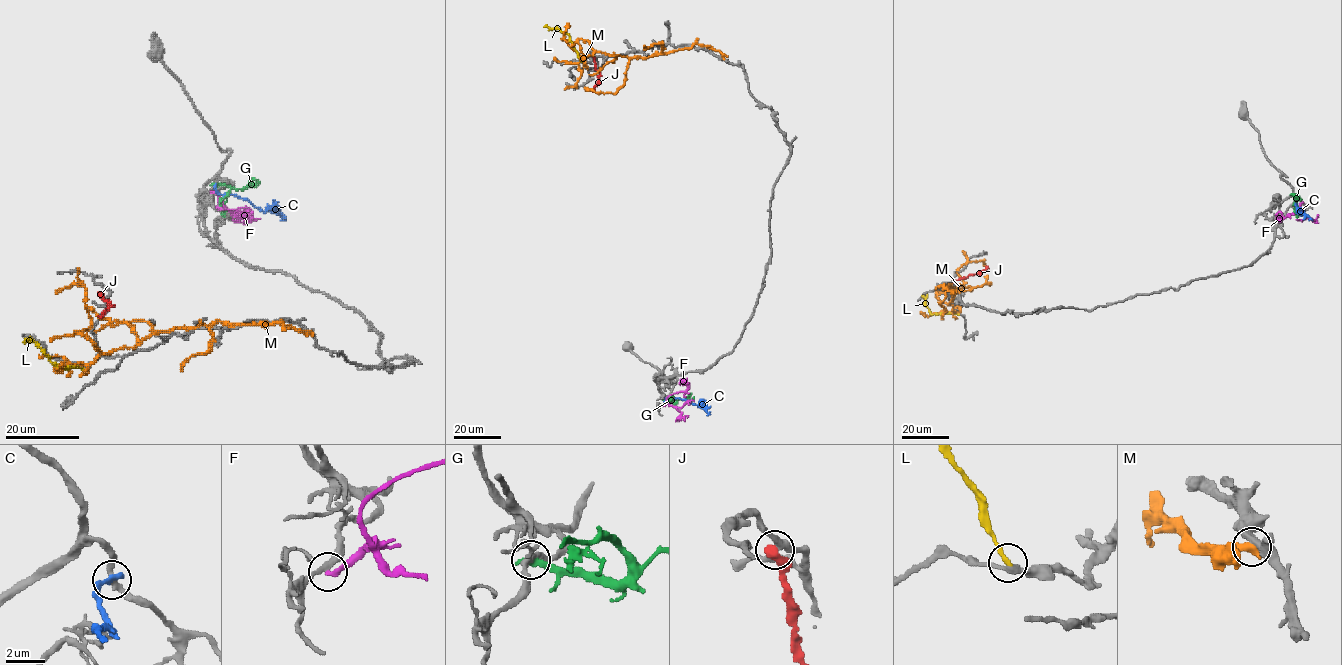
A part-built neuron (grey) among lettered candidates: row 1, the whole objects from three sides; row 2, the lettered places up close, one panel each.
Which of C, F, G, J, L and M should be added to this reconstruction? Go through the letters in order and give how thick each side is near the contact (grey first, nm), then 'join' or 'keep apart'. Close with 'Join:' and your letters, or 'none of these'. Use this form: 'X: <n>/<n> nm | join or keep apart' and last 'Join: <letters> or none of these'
C: 280/380 nm | keep apart
F: 240/280 nm | keep apart
G: 280/380 nm | keep apart
J: 360/550 nm | keep apart
L: 320/240 nm | join
M: 400/600 nm | keep apart
Join: L

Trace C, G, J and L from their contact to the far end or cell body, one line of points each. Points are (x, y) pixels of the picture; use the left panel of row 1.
C: (214, 185), (220, 194), (235, 195), (262, 210), (279, 211), (285, 221)
G: (213, 185), (232, 187), (220, 203), (224, 211), (222, 217)
J: (100, 315), (110, 305), (98, 292)
L: (82, 368), (59, 367), (26, 337)

